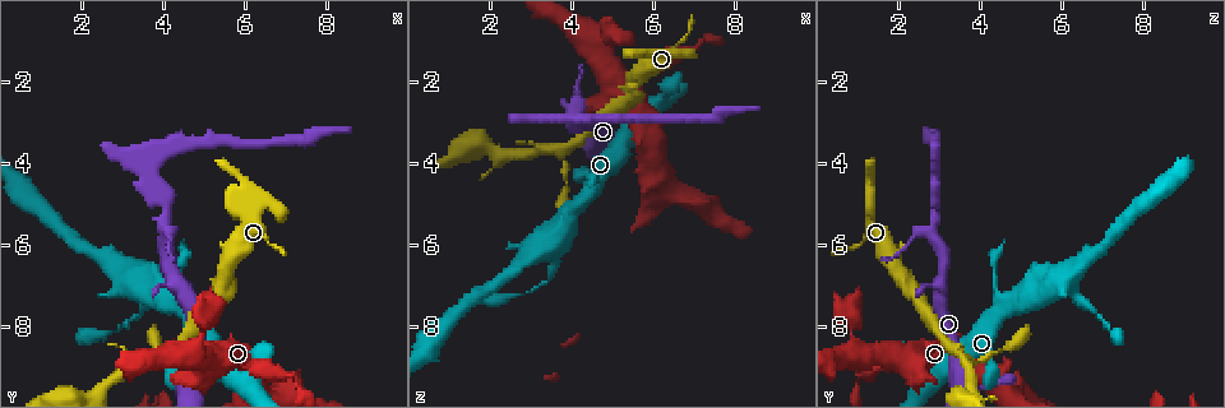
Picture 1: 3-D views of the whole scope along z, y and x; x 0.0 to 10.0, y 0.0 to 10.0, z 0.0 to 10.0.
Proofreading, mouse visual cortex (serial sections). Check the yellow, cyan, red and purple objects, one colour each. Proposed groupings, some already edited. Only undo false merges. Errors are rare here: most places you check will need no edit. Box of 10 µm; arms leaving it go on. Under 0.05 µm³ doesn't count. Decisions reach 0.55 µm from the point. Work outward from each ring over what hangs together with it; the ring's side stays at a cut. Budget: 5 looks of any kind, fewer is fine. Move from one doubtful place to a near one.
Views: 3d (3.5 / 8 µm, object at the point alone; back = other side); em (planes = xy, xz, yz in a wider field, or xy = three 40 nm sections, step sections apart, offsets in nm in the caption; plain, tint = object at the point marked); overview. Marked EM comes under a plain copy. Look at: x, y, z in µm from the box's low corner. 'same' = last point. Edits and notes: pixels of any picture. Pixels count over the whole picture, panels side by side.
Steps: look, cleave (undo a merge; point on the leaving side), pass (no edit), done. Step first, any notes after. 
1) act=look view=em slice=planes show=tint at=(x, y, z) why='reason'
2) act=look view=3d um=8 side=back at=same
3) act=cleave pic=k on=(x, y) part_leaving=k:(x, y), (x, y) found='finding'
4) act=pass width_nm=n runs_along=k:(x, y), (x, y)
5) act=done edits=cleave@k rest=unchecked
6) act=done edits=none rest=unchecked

act=look view=3d um=3.5 at=(4.05, 5.90, 2.90) why='abrupt turn'

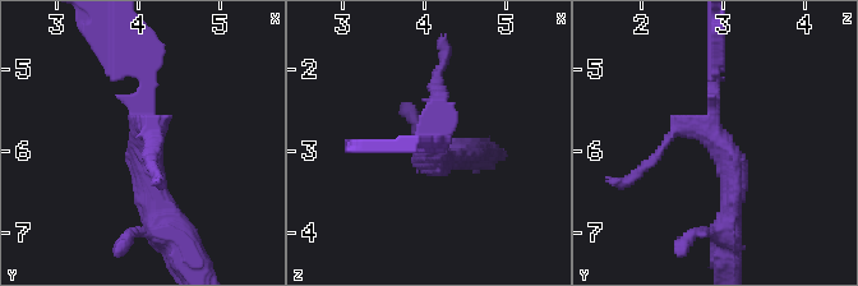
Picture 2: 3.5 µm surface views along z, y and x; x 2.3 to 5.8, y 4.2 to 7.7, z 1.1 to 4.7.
act=look view=em slice=xy step=3 show=tint at=(4.10, 5.85, 2.85)

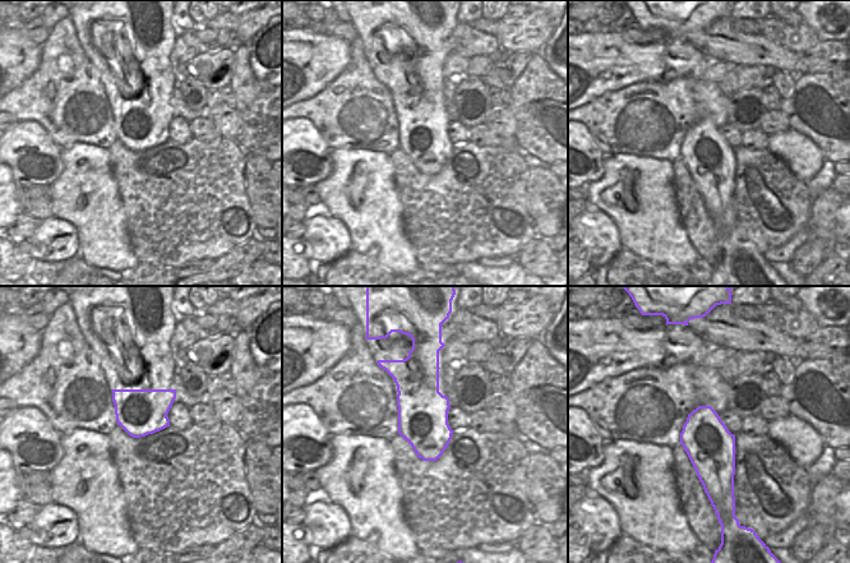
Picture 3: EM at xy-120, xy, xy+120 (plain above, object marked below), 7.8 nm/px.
act=pass runs_along=2:(162, 216), (139, 125), (143, 51) found='continuous, no second cell'

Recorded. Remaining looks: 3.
act=look view=3d um=8 at=(3.95, 4.00, 2.90) why='abrupt turn'

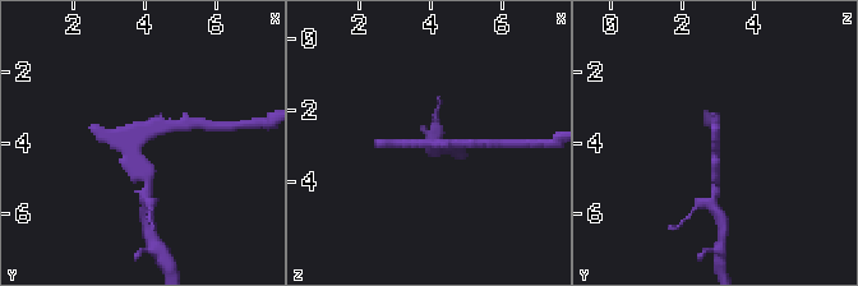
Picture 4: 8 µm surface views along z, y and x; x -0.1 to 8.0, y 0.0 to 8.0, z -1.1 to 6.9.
act=look view=em slice=xy step=2 show=tint at=same why='need the tissue'

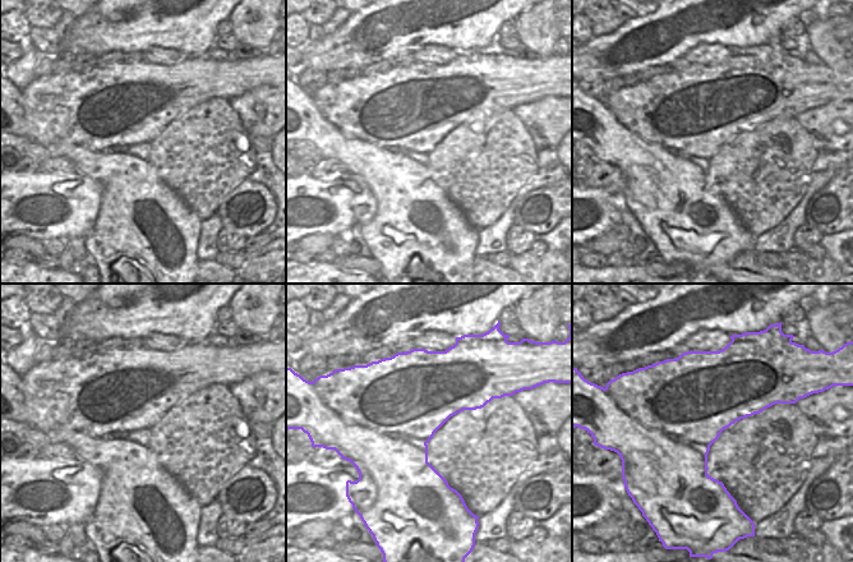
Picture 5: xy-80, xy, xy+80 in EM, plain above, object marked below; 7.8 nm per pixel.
act=pass runs_along=4:(146, 179), (139, 144), (175, 128) found='continuous, no second cell'

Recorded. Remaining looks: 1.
act=done edits=none rest=unchecked

